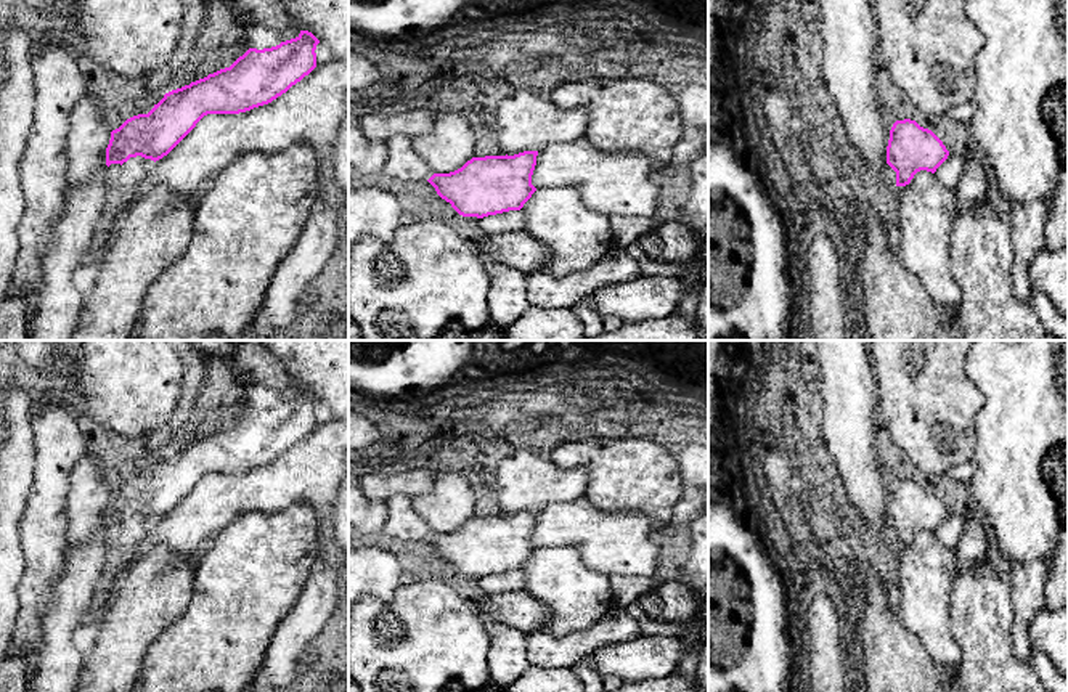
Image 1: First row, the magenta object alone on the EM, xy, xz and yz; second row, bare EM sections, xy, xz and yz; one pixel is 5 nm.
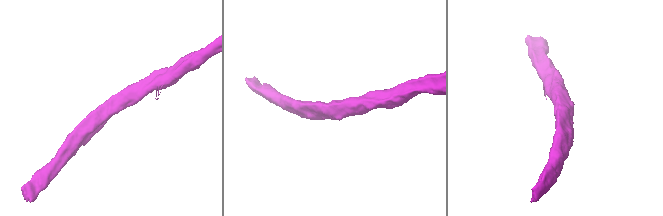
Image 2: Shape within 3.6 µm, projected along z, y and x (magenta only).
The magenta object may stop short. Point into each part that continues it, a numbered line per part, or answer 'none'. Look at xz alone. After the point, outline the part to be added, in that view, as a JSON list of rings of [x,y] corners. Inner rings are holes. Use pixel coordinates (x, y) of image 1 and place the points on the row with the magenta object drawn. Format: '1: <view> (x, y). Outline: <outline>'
none

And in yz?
none

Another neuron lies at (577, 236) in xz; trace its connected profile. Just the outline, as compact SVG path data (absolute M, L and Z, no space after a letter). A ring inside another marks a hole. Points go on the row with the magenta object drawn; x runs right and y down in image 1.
M538 188L520 209L524 231L544 242L552 260L540 268L551 276L585 271L615 247L609 217L593 210L567 188Z

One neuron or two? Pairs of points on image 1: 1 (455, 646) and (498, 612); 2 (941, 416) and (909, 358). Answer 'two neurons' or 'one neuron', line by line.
1: two neurons
2: one neuron

